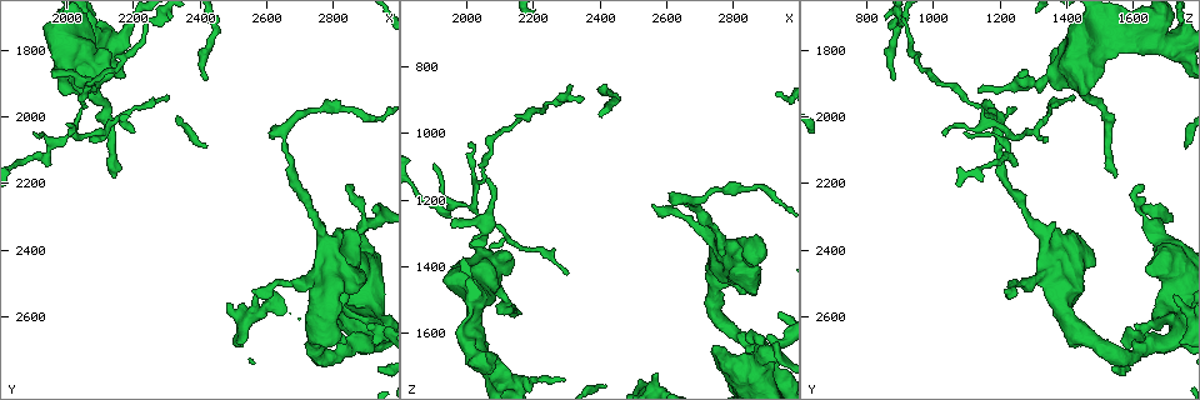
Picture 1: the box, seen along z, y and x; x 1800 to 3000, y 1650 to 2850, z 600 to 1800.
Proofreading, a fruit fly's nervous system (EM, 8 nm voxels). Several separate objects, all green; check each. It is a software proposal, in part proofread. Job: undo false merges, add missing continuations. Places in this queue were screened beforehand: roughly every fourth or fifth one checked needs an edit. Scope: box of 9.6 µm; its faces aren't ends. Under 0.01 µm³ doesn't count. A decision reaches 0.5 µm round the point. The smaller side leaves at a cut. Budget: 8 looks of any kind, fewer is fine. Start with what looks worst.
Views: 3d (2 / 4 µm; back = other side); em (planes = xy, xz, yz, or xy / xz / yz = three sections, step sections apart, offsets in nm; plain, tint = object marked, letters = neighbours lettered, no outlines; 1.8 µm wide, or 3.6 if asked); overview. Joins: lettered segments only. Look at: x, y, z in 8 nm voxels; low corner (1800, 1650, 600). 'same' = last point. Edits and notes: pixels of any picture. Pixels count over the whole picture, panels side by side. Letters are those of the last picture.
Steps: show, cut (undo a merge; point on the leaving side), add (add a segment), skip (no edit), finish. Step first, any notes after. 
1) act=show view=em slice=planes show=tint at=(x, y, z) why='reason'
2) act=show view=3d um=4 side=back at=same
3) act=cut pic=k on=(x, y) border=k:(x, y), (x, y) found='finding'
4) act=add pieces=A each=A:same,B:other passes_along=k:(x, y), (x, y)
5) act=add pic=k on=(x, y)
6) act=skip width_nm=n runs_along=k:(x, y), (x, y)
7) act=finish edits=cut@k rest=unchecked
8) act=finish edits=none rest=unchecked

act=show view=3d um=2 at=(2570, 2540, 1720) why='branch stops here'

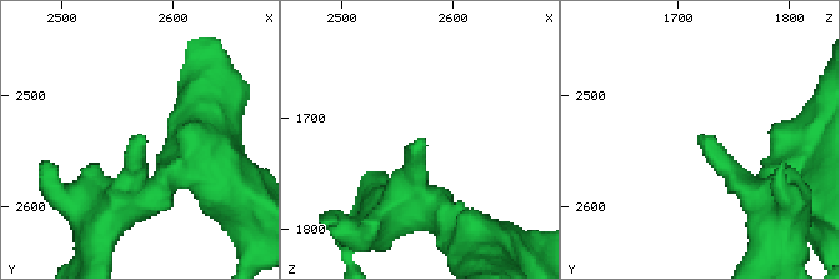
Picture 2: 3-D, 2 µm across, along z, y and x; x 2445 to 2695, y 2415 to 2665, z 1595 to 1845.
act=show view=em slice=xy step=8 show=letters at=(2572, 2534, 1720) why='need the tissue'

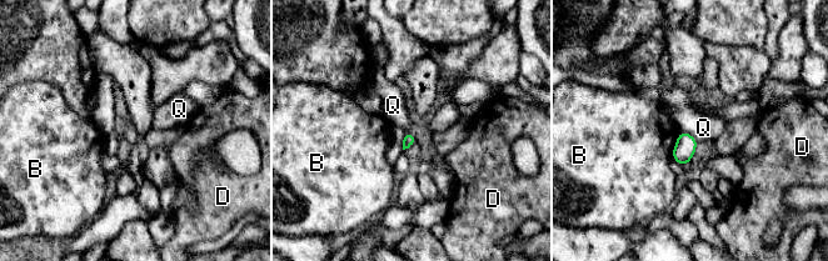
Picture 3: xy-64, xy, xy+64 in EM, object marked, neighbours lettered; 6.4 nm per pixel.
act=show view=em slice=planes show=letters at=same

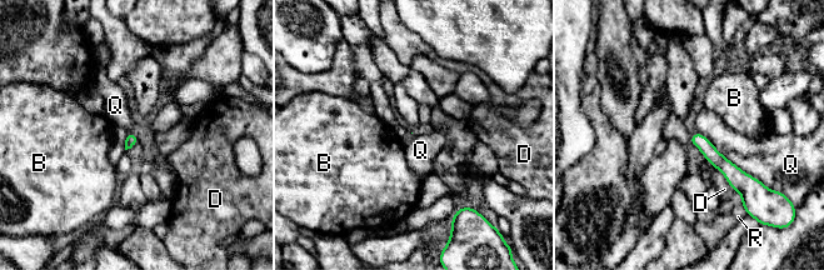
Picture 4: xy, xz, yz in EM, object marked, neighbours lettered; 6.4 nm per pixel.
act=skip longest_contact=Q:550nm each=B:other,D:other,Q:other,R:other found='none of them fits'

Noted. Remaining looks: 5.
act=show view=3d um=4 at=(2890, 2330, 1670) why='sharp bend'

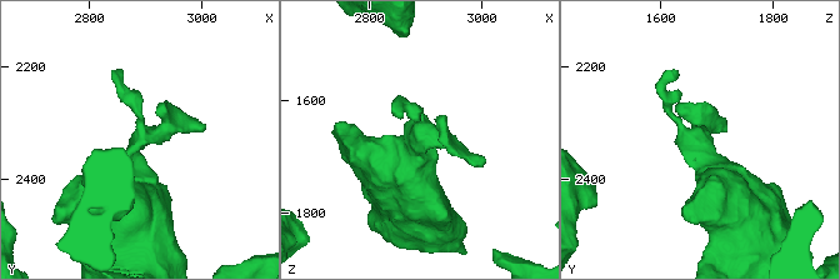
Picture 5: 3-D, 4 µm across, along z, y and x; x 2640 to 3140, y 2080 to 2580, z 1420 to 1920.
act=show view=em slice=xy step=8 show=plain at=(2895, 2330, 1675)

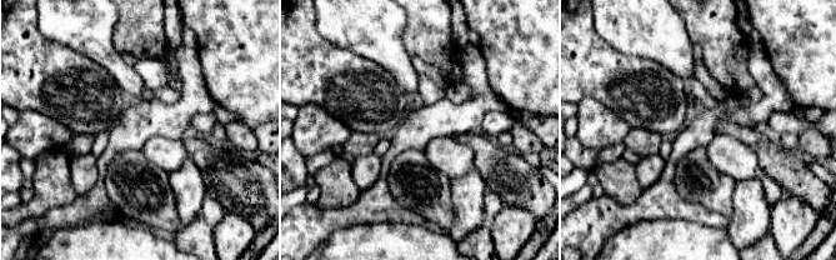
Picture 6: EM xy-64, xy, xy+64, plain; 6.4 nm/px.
act=show view=em slice=xy step=8 show=letters at=same

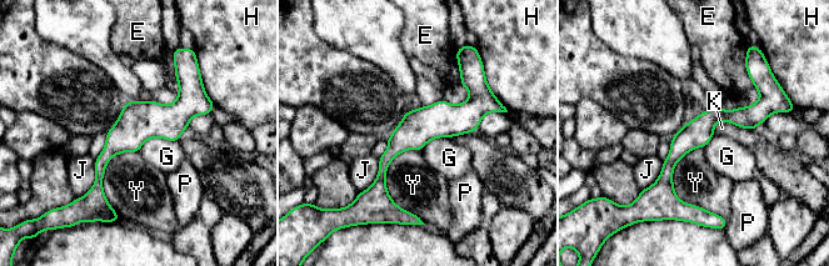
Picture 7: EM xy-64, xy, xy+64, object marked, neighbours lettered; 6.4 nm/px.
act=skip width_nm=190 each=E:other,G:other,H:other,J:other,K:other,P:other,Y:other found='continuous, no second cell'

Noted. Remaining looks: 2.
act=finish edits=none rest=unchecked

